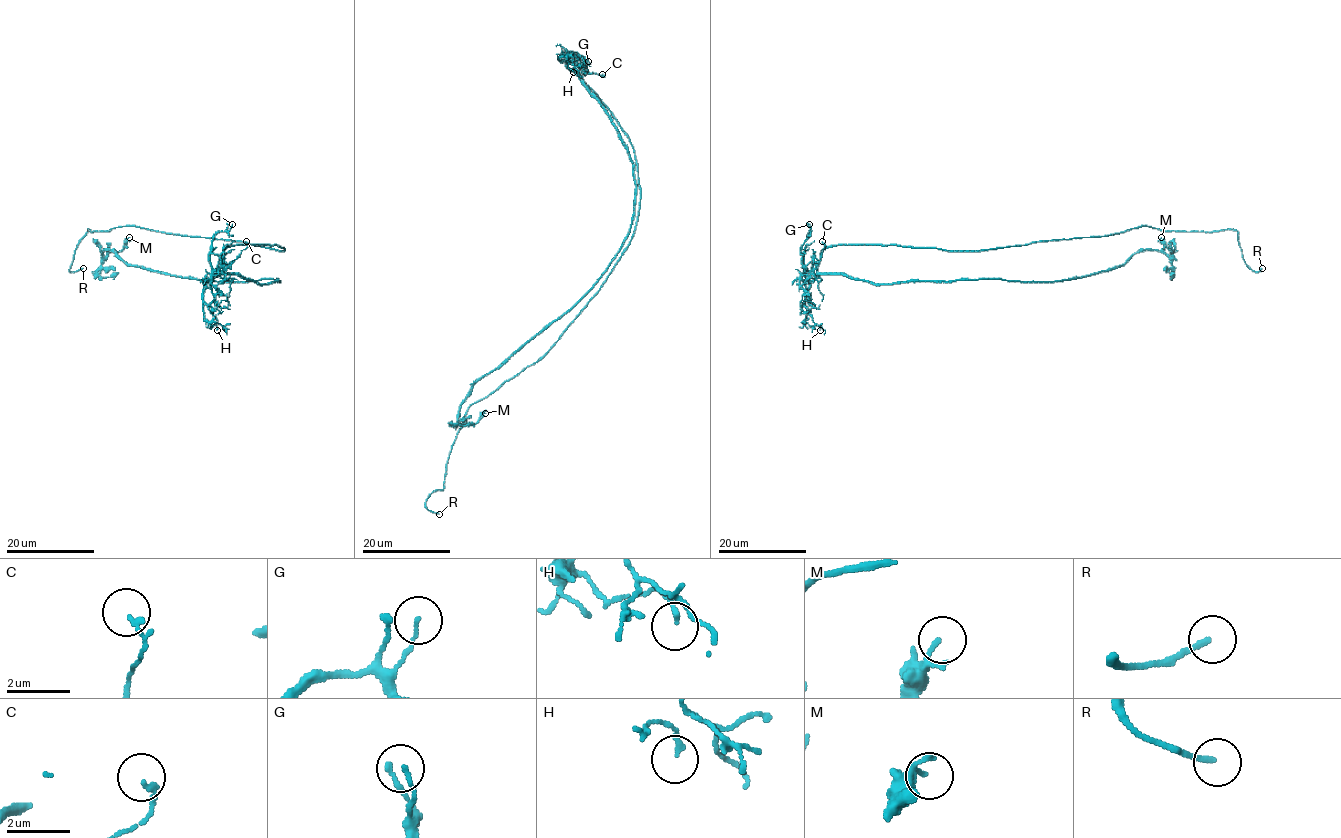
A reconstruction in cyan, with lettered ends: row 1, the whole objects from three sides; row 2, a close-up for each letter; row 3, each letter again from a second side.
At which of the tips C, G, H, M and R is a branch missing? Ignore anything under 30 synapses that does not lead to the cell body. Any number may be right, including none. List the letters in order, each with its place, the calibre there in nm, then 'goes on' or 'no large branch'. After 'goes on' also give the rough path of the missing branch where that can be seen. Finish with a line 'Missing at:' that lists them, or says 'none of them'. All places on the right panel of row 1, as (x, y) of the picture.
C: at (822, 241); 110 nm thick; no large branch
G: at (809, 224); 100 nm thick; no large branch
H: at (820, 330); 140 nm thick; no large branch
M: at (1161, 237); 90 nm thick; no large branch
R: at (1262, 268); 160 nm thick; goes on
Missing at: R

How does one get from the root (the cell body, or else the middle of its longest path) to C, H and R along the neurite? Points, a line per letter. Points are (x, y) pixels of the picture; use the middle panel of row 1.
C: (600, 98), (578, 73), (567, 66), (567, 61), (569, 58), (585, 72), (602, 74)
H: (600, 98), (559, 57), (569, 63), (568, 67), (573, 72)
R: (600, 98), (634, 153), (640, 209), (633, 236), (560, 338), (469, 407), (443, 488), (426, 501), (439, 514)

